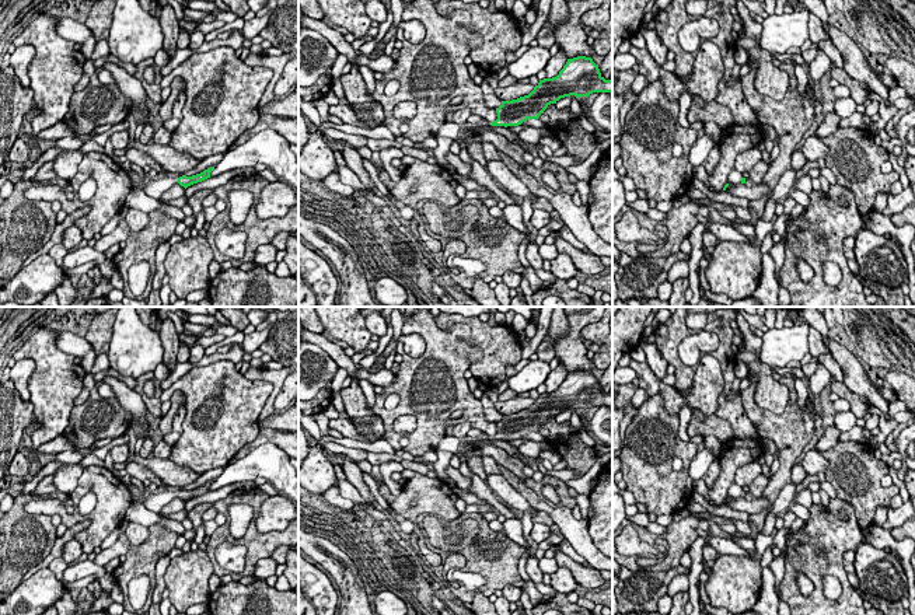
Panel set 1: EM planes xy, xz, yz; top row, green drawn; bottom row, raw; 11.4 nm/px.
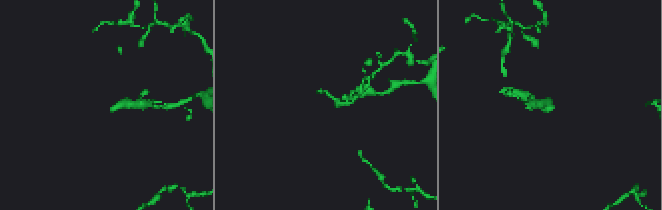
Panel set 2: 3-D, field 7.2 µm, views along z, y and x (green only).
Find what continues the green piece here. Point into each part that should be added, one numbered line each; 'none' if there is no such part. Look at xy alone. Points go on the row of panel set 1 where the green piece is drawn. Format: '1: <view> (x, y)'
1: xy (157, 187)

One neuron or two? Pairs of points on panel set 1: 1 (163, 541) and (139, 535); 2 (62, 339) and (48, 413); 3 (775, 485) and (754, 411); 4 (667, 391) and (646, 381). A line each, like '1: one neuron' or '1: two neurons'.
1: two neurons
2: two neurons
3: one neuron
4: one neuron

